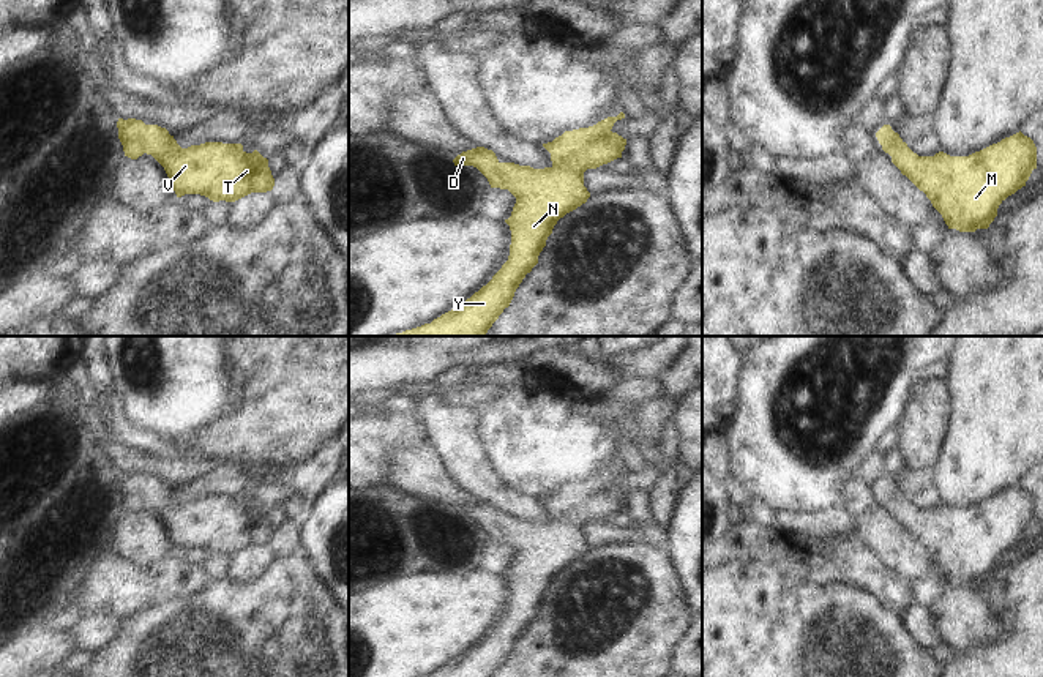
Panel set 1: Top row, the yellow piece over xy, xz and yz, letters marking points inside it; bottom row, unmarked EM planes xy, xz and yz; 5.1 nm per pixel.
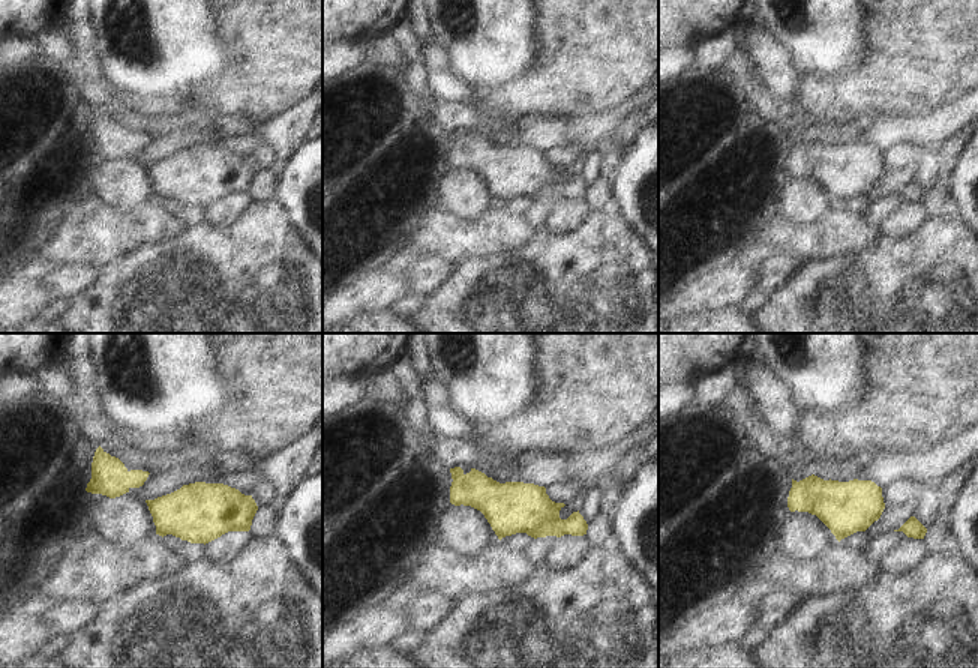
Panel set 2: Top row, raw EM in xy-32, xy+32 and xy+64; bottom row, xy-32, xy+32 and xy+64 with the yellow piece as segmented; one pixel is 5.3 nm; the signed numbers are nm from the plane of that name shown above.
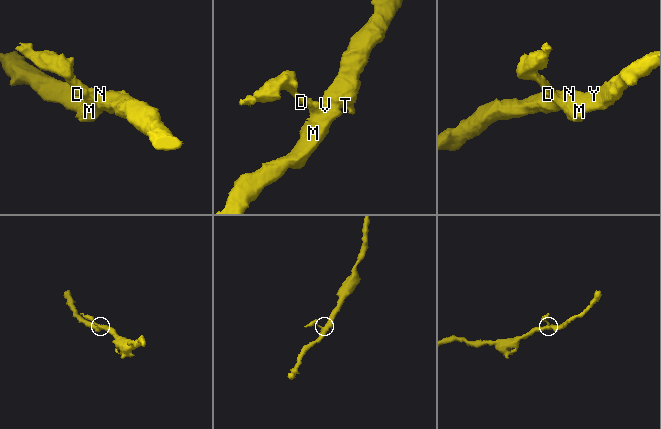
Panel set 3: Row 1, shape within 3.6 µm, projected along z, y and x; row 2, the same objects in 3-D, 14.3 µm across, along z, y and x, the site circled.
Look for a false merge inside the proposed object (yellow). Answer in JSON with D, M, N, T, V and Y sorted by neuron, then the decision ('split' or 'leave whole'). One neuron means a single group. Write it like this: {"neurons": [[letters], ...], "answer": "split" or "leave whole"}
{"neurons": [["D", "M", "N", "T", "V", "Y"]], "answer": "leave whole"}

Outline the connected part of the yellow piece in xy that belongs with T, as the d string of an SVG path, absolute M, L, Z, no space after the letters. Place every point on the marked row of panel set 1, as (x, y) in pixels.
M118 118L118 139L125 156L137 159L144 153L151 155L166 170L177 197L200 194L213 202L235 202L251 193L267 193L275 186L268 159L257 150L246 153L241 144L205 142L181 148L166 128L145 125L136 118Z

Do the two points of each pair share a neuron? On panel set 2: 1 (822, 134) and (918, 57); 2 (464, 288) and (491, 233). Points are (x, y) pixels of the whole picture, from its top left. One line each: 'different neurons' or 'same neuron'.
1: different neurons
2: different neurons

